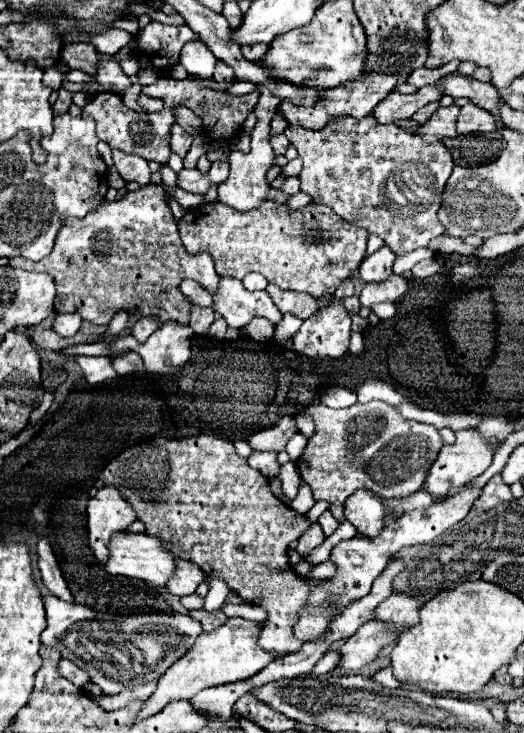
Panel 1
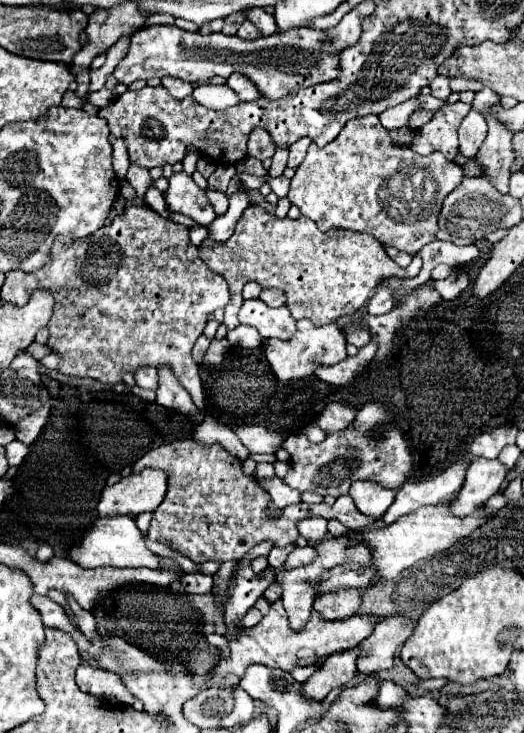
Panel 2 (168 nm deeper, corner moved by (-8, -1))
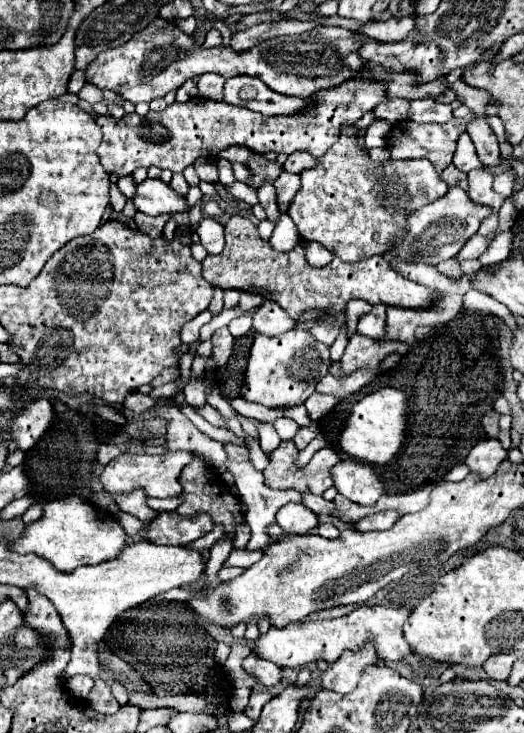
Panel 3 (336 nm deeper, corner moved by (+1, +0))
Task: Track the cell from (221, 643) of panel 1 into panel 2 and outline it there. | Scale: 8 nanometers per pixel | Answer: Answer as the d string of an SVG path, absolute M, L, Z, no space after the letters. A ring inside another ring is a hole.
M278 600L272 604L270 612L254 626L254 628L242 628L236 640L228 640L230 644L230 658L220 658L214 666L216 674L244 674L244 666L250 664L264 664L268 668L280 668L286 672L292 672L298 666L310 666L318 664L330 654L346 652L354 646L358 646L362 640L366 640L374 626L380 622L380 616L350 616L346 620L326 620L318 612L312 610L312 616L308 618L306 626L300 630L294 630L288 622L288 616L282 608L282 602Z

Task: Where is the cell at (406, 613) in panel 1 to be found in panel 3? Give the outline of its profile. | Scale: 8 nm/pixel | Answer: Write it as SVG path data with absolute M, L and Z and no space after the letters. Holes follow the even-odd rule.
M367 641L367 645L363 645L361 649L347 651L343 653L343 657L339 657L339 661L331 663L329 669L321 675L319 685L323 689L331 689L337 693L351 693L359 683L363 667L377 663L379 655L375 655L375 645Z

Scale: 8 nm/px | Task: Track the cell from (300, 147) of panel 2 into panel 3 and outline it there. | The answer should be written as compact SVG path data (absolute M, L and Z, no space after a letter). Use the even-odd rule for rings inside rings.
M295 151L287 157L287 161L283 163L283 169L289 173L301 173L303 169L309 169L315 165L317 165L315 157L311 157L309 153L303 153L303 151Z

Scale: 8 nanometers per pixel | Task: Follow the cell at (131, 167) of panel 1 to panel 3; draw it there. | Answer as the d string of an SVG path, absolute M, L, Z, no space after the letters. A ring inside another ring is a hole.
M135 213L135 225L139 231L147 233L149 237L159 237L163 231L163 225L169 221L167 215L159 215L159 217L151 217L145 213Z

